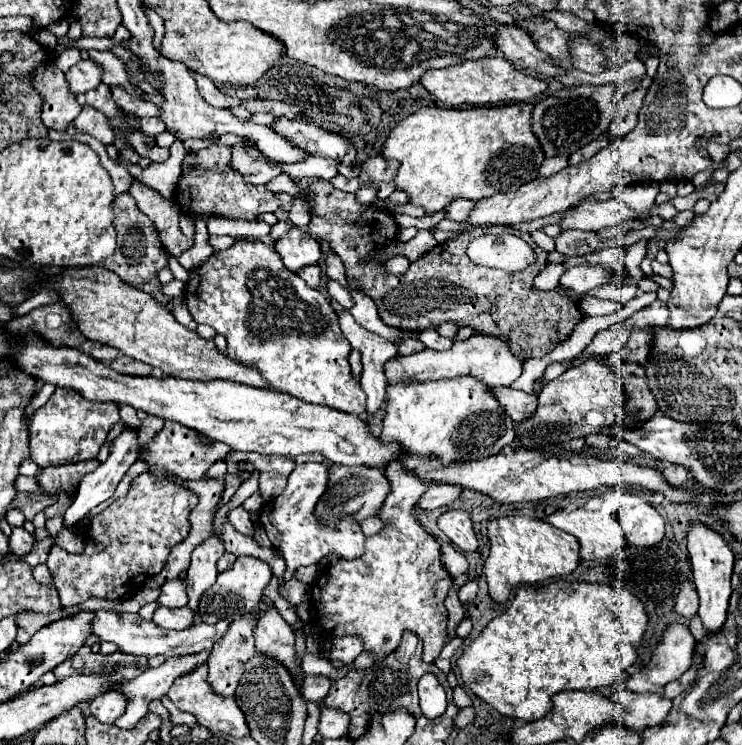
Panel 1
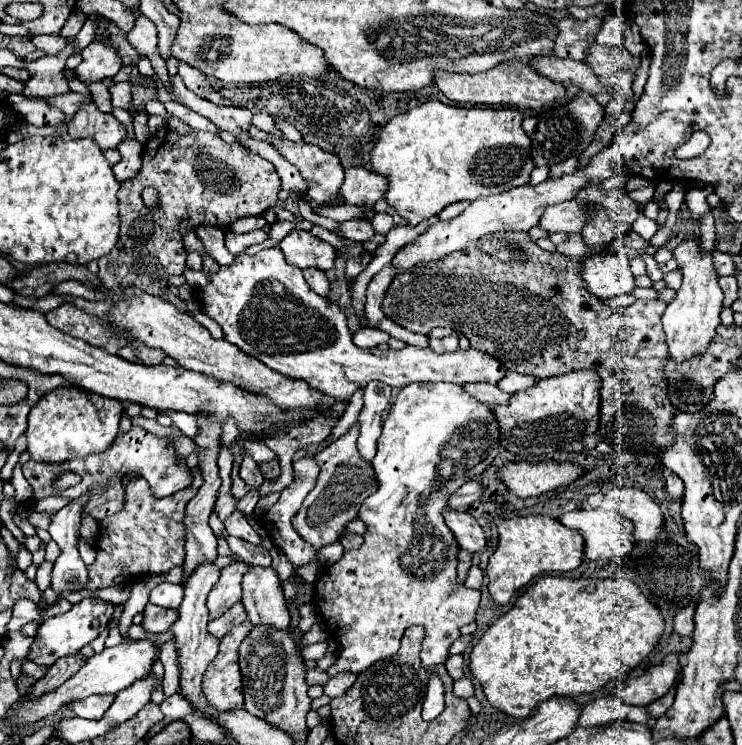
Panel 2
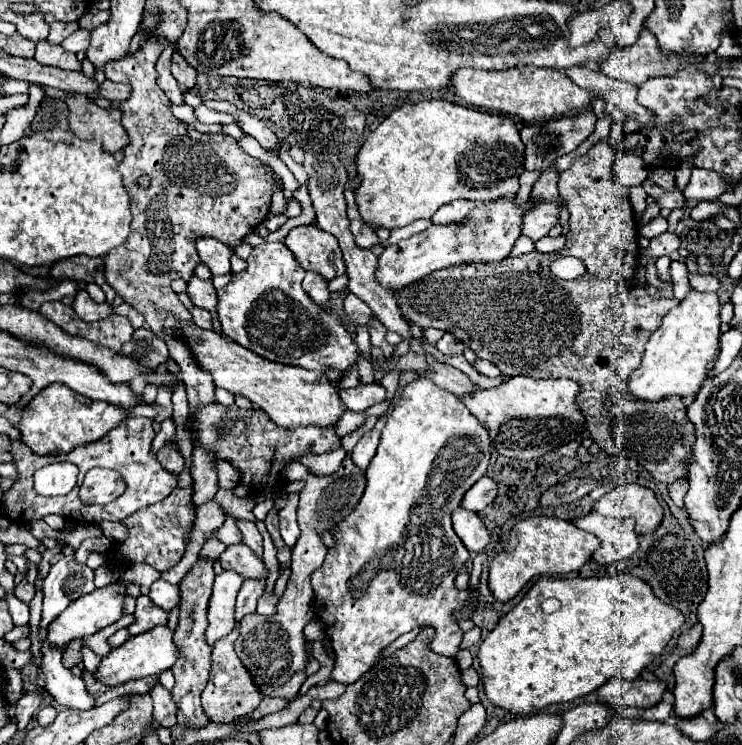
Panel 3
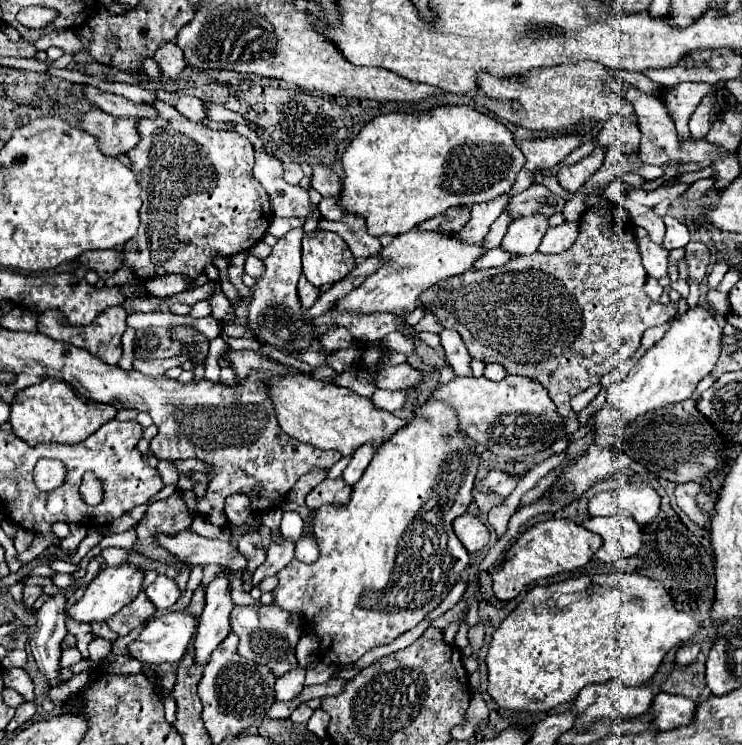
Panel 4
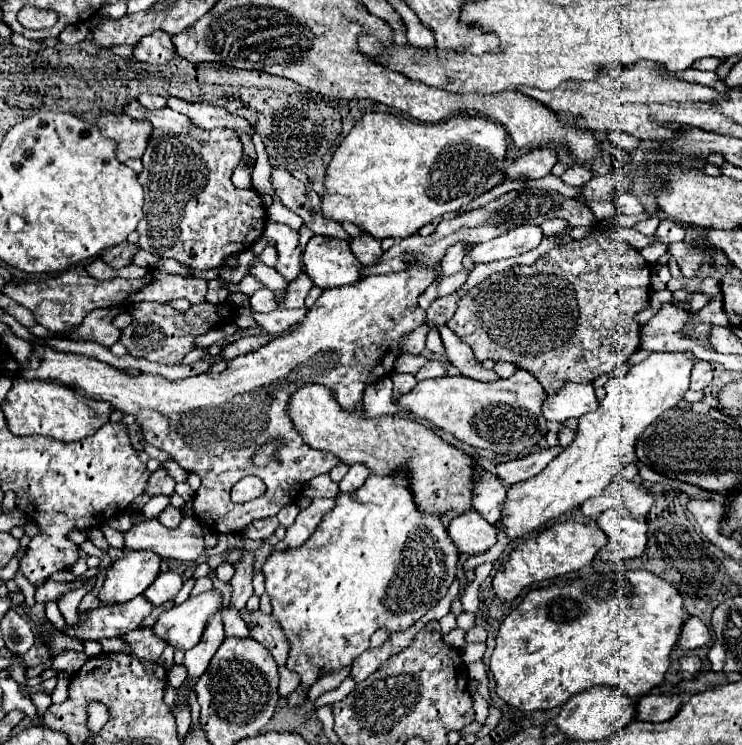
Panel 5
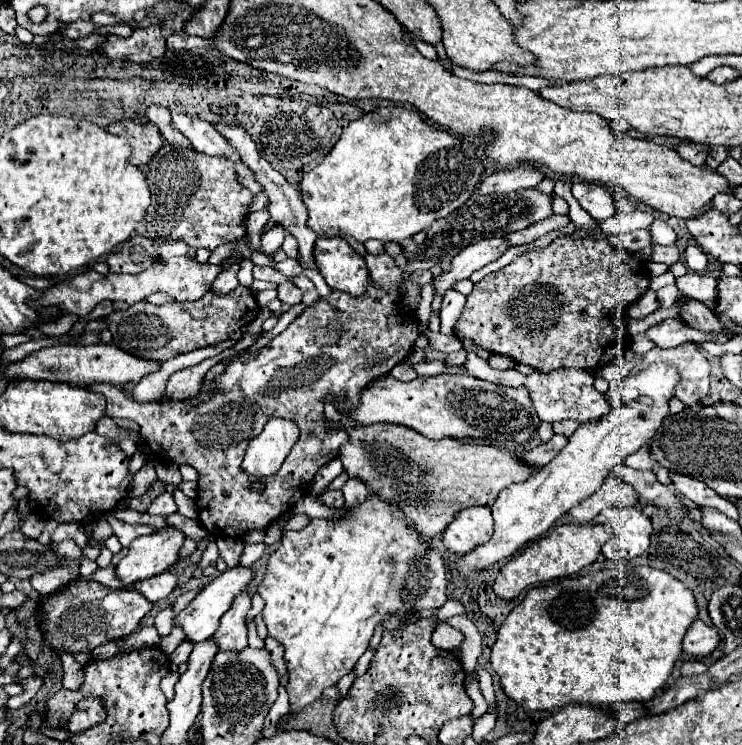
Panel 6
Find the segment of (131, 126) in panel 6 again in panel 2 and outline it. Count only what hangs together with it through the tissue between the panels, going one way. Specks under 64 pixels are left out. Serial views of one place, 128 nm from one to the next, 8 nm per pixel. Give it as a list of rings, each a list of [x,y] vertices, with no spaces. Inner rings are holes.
[[[66,46],[64,52],[60,52],[58,56],[44,56],[38,58],[34,62],[26,62],[20,58],[18,68],[24,70],[36,70],[32,72],[32,78],[26,84],[24,96],[52,96],[52,94],[66,94],[70,92],[68,88],[68,80],[60,74],[66,66],[66,58],[72,56],[74,50],[72,46]],[[94,102],[80,104],[78,112],[68,122],[70,138],[96,138],[102,150],[116,148],[126,138],[126,128],[112,114],[104,114]]]

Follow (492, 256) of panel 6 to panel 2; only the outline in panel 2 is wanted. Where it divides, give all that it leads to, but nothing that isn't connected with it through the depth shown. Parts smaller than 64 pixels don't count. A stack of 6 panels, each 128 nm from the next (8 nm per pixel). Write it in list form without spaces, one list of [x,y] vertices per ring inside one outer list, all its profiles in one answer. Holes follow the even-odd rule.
[[[574,200],[560,202],[554,206],[548,206],[538,222],[538,226],[546,232],[580,232],[584,222],[588,220],[590,212],[584,208],[584,204],[576,204]]]

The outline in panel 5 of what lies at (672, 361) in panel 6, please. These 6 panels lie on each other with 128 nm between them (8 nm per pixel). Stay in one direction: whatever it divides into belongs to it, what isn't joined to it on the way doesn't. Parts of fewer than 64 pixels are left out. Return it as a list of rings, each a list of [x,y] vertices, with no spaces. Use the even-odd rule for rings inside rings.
[[[696,358],[694,360],[694,368],[692,368],[690,390],[704,390],[710,382],[712,382],[712,368],[710,368],[710,364]]]

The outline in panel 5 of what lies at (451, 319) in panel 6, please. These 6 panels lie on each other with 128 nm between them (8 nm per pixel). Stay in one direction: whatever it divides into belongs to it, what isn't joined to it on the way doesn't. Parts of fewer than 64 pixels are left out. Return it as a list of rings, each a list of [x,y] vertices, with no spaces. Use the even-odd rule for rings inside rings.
[[[442,324],[438,328],[438,332],[440,332],[442,342],[446,346],[448,360],[460,370],[460,374],[464,374],[468,378],[474,378],[474,380],[480,380],[480,382],[496,382],[496,380],[500,380],[494,370],[482,368],[482,364],[476,360],[476,356],[472,352],[472,348],[468,348],[468,344],[464,344],[446,324]]]

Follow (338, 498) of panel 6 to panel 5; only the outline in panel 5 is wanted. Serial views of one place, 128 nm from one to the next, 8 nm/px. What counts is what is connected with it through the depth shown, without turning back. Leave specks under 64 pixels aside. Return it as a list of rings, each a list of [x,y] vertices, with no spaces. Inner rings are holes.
[[[314,498],[310,502],[310,506],[306,510],[302,510],[296,516],[296,522],[292,526],[288,526],[286,538],[280,540],[274,550],[284,550],[284,548],[296,548],[300,546],[304,540],[308,540],[308,536],[316,530],[316,526],[320,524],[320,520],[324,518],[324,514],[328,514],[332,510],[332,506],[336,504],[336,498]]]

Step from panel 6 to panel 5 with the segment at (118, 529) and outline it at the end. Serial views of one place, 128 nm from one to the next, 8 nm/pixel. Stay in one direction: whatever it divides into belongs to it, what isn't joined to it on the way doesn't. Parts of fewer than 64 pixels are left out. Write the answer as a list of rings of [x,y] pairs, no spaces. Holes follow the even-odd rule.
[[[156,518],[134,524],[124,532],[126,548],[142,550],[150,548],[162,558],[174,560],[198,560],[204,552],[204,526],[194,518],[184,518],[174,530],[162,526]]]

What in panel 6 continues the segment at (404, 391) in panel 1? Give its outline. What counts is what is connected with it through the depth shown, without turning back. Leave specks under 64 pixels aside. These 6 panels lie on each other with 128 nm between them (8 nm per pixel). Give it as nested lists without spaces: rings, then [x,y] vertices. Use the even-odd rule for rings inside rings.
[[[370,496],[364,504],[360,504],[360,508],[348,508],[346,518],[340,522],[332,522],[332,520],[312,520],[304,530],[300,532],[286,532],[280,540],[278,550],[270,556],[268,562],[268,572],[262,580],[262,584],[258,586],[258,594],[264,598],[266,606],[262,610],[262,618],[268,626],[268,634],[280,642],[284,646],[284,660],[288,666],[288,678],[290,682],[286,684],[286,692],[290,696],[290,712],[286,716],[282,716],[278,720],[278,724],[288,724],[290,716],[294,712],[300,712],[302,708],[310,706],[314,700],[318,700],[322,696],[322,690],[328,686],[334,686],[342,676],[346,676],[354,664],[358,662],[358,658],[368,650],[368,642],[372,638],[374,626],[382,622],[384,614],[388,612],[404,612],[408,608],[418,608],[418,610],[426,610],[426,608],[440,608],[448,596],[446,596],[446,566],[444,566],[444,558],[442,554],[432,546],[432,548],[424,548],[424,544],[420,544],[420,540],[416,540],[416,532],[412,532],[412,528],[408,528],[408,520],[404,520],[400,516],[400,512],[396,512],[396,506],[384,504],[384,500],[376,500],[376,496]]]

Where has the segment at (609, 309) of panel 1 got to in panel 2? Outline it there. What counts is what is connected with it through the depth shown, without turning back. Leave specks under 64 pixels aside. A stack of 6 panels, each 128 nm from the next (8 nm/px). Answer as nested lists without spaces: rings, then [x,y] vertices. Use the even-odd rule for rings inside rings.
[[[622,294],[612,298],[604,300],[608,306],[612,308],[626,307],[635,302],[636,298],[631,294]]]

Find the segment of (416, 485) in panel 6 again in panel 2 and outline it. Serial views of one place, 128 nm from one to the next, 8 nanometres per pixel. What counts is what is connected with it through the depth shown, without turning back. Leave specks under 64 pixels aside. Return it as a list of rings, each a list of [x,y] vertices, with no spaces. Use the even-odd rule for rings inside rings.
[[[126,288],[124,296],[116,300],[114,304],[116,306],[108,316],[108,320],[114,326],[128,328],[134,340],[142,340],[150,348],[164,350],[166,356],[172,356],[182,368],[200,372],[220,382],[236,384],[238,388],[244,388],[246,392],[254,392],[256,396],[266,396],[278,408],[284,408],[284,410],[304,410],[304,408],[320,410],[322,408],[322,400],[324,400],[322,392],[308,388],[304,380],[294,380],[294,378],[282,376],[280,372],[270,370],[266,364],[262,364],[254,356],[244,354],[240,348],[232,346],[224,338],[214,340],[204,326],[194,322],[192,316],[188,316],[186,312],[180,312],[168,300],[156,298],[140,288]]]

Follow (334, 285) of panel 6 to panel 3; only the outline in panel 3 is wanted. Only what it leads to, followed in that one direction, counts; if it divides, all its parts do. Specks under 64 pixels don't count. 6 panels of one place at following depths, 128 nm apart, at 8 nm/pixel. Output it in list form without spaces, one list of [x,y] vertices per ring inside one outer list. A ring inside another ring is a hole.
[[[296,226],[288,232],[284,244],[292,250],[304,270],[312,270],[324,280],[346,274],[346,264],[336,236],[320,230],[318,226]]]

